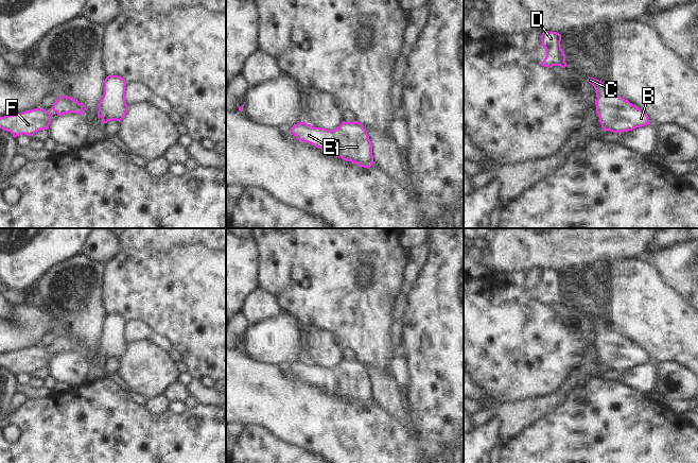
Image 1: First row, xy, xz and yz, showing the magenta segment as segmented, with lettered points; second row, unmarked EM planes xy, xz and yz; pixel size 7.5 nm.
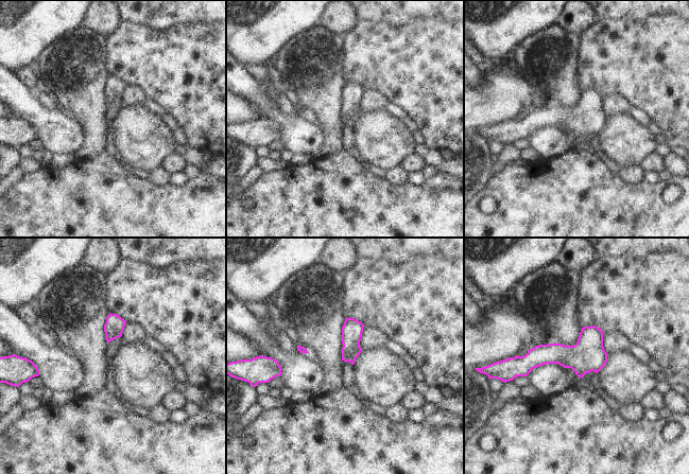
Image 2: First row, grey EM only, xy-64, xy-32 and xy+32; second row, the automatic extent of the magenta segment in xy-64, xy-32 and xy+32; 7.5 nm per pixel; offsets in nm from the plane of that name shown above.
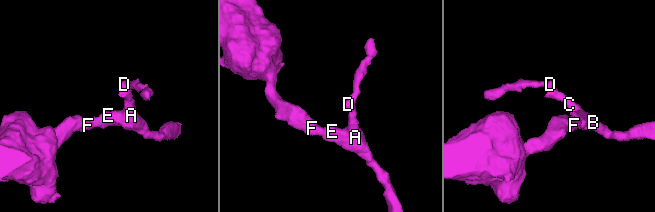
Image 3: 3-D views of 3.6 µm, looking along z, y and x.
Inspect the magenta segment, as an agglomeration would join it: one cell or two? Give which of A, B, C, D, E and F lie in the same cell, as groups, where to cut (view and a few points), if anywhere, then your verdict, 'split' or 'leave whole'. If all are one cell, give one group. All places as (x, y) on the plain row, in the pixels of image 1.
A B C D E F; no cut; leave whole

